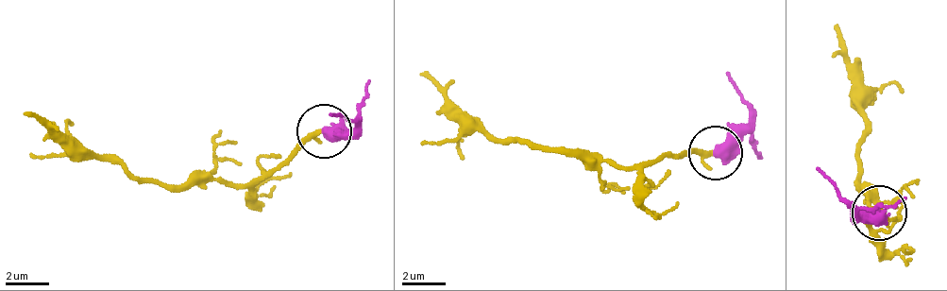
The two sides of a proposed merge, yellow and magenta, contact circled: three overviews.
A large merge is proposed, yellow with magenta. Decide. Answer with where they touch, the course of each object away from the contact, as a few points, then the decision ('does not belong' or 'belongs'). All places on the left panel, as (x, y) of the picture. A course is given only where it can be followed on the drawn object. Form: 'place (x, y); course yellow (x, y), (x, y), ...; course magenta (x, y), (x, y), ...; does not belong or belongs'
place (324, 130); course yellow (323, 131), (246, 184), (143, 182), (72, 136), (22, 116); course magenta (323, 131), (354, 124), (367, 81); belongs

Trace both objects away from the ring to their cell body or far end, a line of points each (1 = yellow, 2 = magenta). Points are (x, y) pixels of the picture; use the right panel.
1: (880, 213), (868, 222), (862, 165), (860, 83), (836, 25)
2: (880, 213), (857, 210), (889, 209), (905, 197)

